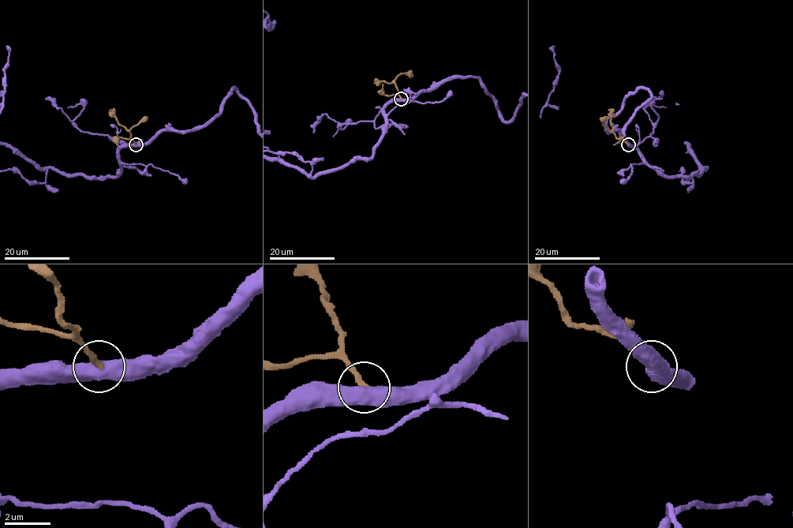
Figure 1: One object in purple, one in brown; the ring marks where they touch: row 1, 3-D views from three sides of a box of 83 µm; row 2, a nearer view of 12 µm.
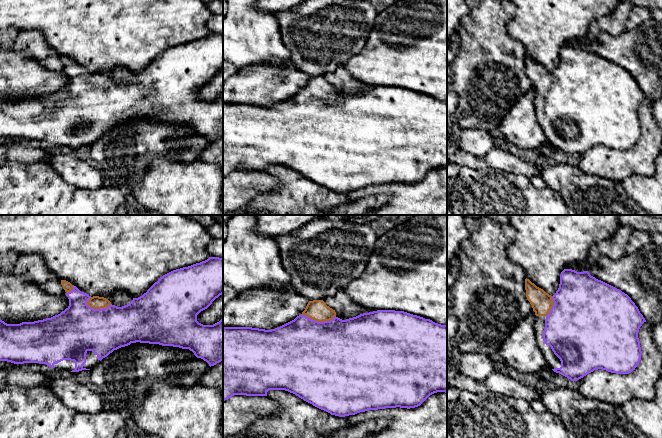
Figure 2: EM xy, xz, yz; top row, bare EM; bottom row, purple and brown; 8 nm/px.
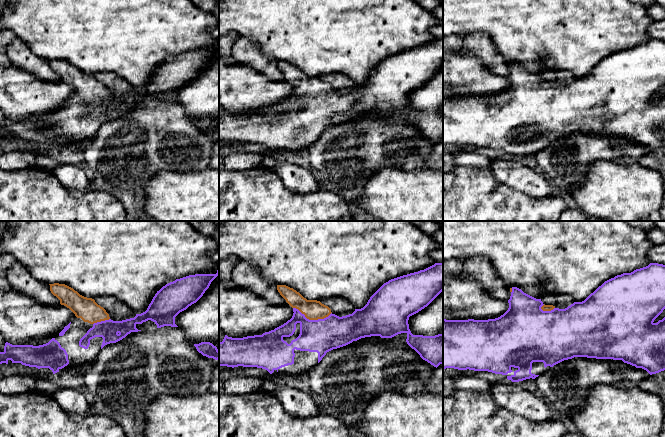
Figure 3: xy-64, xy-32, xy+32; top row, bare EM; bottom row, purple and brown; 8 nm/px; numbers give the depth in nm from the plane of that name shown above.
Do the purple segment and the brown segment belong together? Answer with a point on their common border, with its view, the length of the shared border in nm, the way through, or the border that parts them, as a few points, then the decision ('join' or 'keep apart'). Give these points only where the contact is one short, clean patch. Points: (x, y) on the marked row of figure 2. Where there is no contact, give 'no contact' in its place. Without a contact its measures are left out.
contact xz (317, 321); length 280 nm; way xz (306, 350), (317, 334), (317, 321), (317, 310); join

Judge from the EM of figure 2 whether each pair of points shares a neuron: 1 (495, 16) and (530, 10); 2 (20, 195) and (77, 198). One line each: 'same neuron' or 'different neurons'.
1: different neurons
2: same neuron

